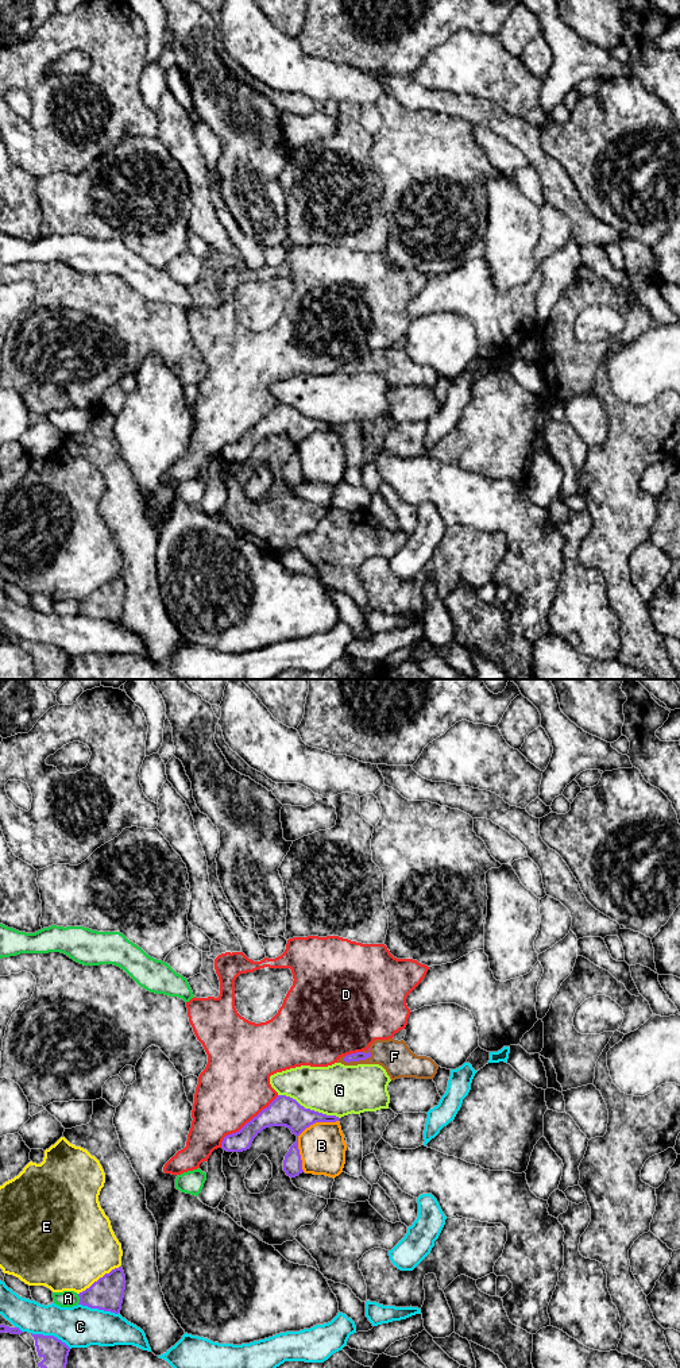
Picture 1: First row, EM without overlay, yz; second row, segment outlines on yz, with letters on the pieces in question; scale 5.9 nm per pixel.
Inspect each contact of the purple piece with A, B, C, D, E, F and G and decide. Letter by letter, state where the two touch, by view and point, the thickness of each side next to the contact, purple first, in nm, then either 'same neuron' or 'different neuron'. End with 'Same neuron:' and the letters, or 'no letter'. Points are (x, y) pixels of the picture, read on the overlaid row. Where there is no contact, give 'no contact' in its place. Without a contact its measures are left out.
A: meets purple in yz at (80, 1299); 200 nm thick on the purple side, 100 nm on the other; different neuron
B: meets purple in yz at (300, 1133); 180 nm thick on the purple side, 280 nm on the other; different neuron
C: meets purple in yz at (99, 1309); 200 nm thick on the purple side, 260 nm on the other; different neuron
D: meets purple in yz at (247, 1122); 180 nm thick on the purple side, 420 nm on the other; different neuron
E: meets purple in yz at (100, 1278); 200 nm thick on the purple side, 500 nm on the other; different neuron
F: meets purple in yz at (359, 1059); 50 nm thick on the purple side, 190 nm on the other; same neuron
G: meets purple in yz at (309, 1109); 180 nm thick on the purple side, 300 nm on the other; different neuron
Same neuron: F

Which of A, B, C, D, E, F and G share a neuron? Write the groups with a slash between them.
A / B / C / D / E / F / G

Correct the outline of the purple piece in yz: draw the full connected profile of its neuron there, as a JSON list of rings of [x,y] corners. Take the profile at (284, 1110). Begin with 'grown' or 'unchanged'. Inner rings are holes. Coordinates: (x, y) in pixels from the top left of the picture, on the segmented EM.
unchanged | [[[278,1095],[266,1109],[247,1122],[239,1132],[228,1134],[221,1142],[227,1152],[243,1152],[250,1149],[254,1138],[266,1128],[286,1126],[297,1136],[283,1160],[283,1171],[287,1176],[295,1178],[304,1172],[298,1149],[298,1136],[316,1122],[336,1122],[340,1118],[305,1109],[295,1099]]]

